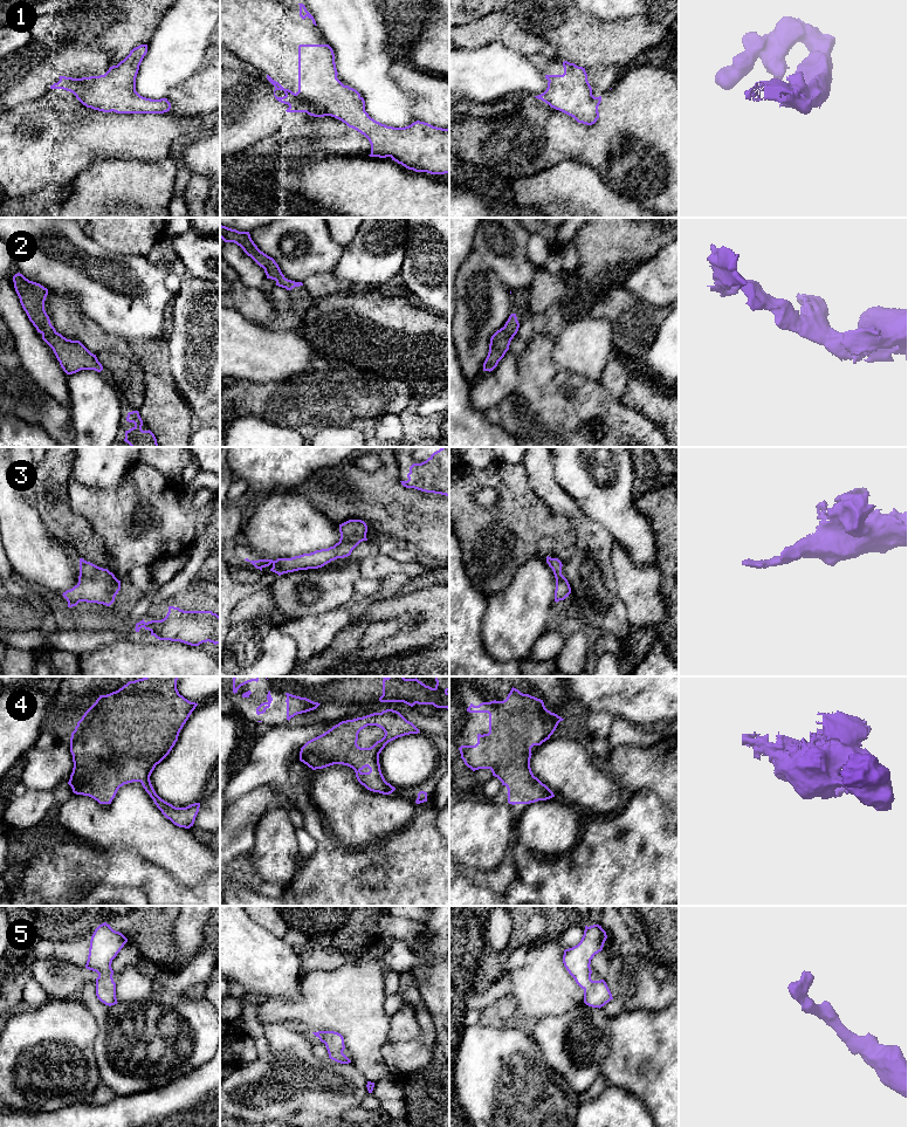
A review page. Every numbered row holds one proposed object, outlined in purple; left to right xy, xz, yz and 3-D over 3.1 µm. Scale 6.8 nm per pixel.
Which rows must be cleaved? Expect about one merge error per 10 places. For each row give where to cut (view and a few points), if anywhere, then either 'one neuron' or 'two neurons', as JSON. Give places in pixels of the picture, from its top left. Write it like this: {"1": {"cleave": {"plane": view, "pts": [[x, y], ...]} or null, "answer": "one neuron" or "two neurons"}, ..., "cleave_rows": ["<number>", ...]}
{"1": {"cleave": null, "answer": "one neuron"}, "2": {"cleave": null, "answer": "one neuron"}, "3": {"cleave": null, "answer": "one neuron"}, "4": {"cleave": null, "answer": "one neuron"}, "5": {"cleave": null, "answer": "one neuron"}, "cleave_rows": []}

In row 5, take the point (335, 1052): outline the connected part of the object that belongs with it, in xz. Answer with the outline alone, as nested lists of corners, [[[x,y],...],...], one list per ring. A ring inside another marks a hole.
[[[318,1031],[312,1033],[325,1044],[330,1059],[340,1064],[351,1063],[351,1060],[343,1053],[345,1045],[340,1033],[335,1031]]]

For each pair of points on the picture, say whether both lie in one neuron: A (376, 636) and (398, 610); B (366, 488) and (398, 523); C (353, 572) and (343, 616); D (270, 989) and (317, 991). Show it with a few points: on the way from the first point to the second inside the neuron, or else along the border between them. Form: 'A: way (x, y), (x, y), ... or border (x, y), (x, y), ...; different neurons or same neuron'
A: border (418, 616), (398, 616), (377, 620), (366, 631); different neurons
B: way (376, 497), (394, 514); same neuron
C: border (351, 604), (338, 606), (320, 614); different neurons
D: border (303, 974), (296, 1000), (273, 997); different neurons

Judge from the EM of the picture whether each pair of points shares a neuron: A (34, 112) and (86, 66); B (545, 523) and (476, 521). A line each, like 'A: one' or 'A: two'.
A: two
B: one

